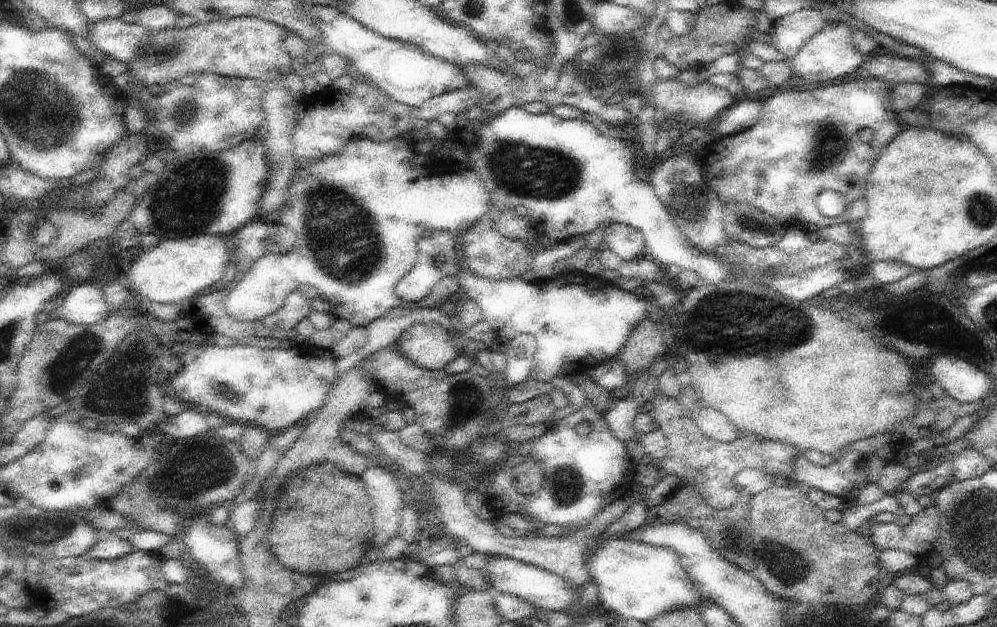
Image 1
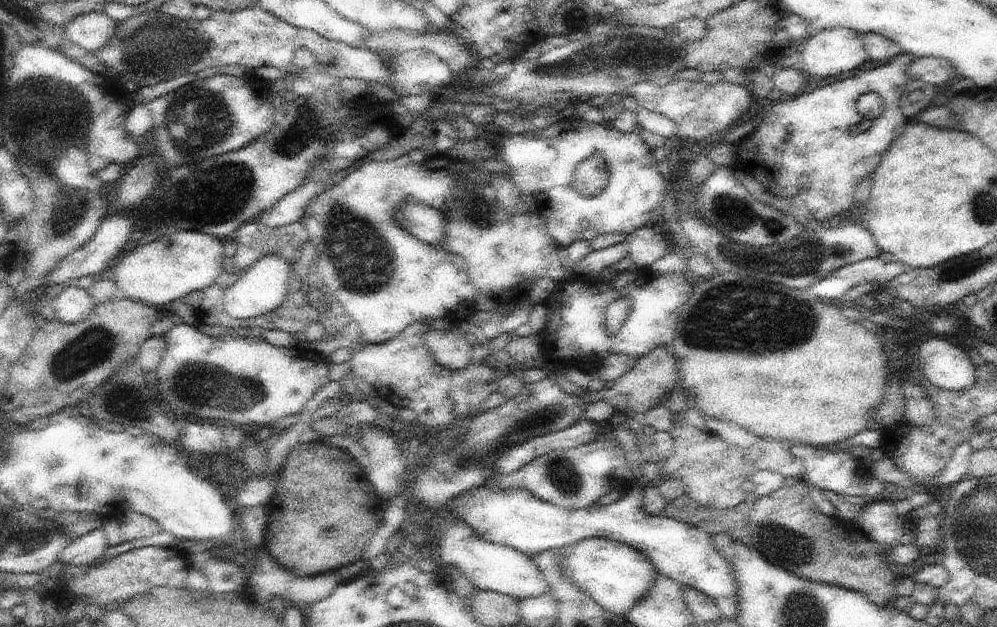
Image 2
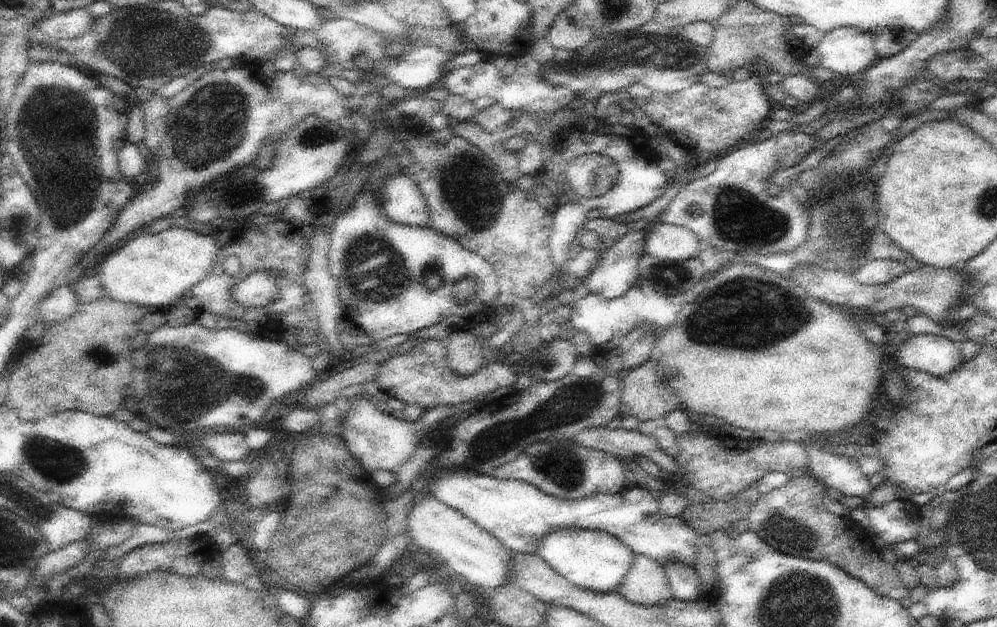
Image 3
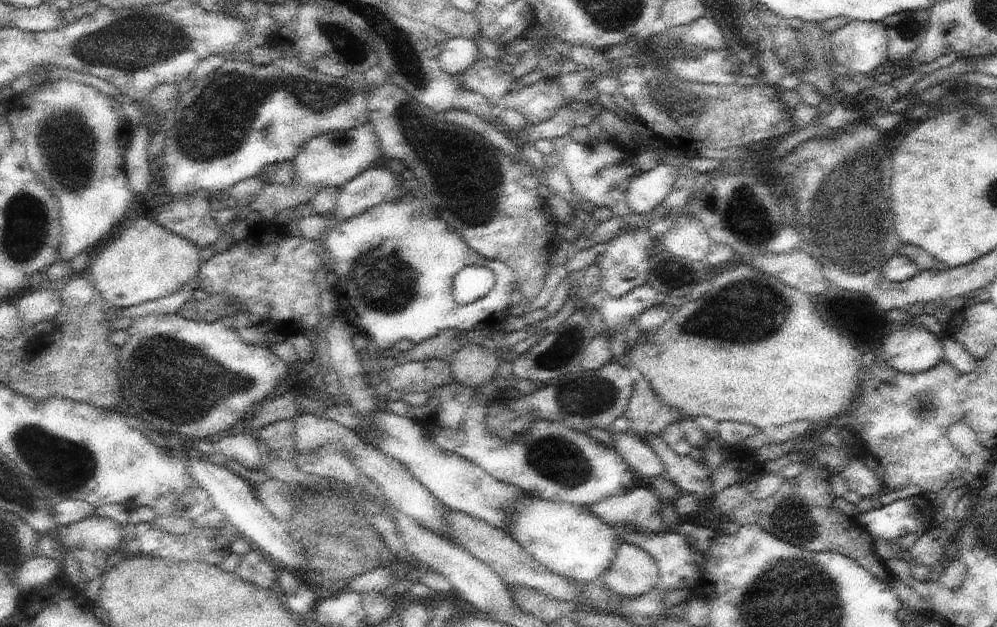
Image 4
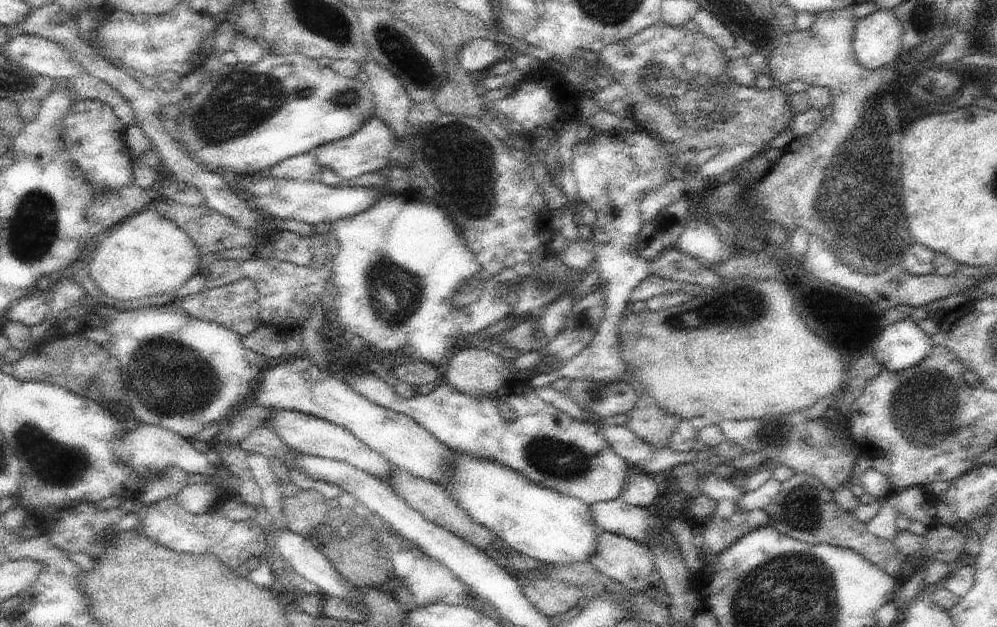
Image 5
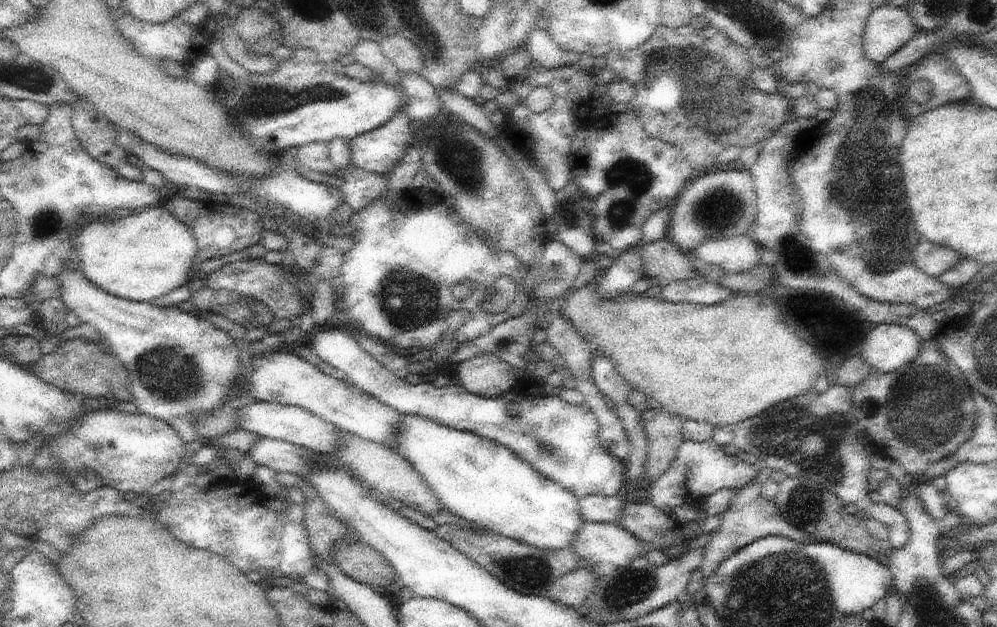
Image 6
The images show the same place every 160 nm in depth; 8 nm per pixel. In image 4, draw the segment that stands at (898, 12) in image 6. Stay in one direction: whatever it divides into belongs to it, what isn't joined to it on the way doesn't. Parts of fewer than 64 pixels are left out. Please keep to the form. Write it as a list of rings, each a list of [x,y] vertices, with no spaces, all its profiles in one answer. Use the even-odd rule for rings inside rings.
[[[851,20],[831,36],[831,51],[838,64],[867,75],[889,59],[889,40],[883,21]]]

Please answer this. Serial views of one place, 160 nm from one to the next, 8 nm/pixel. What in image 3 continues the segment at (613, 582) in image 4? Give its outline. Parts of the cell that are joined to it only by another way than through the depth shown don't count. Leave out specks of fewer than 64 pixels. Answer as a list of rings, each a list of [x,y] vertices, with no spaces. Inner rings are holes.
[[[635,553],[632,566],[617,591],[637,605],[661,605],[671,599],[663,566],[651,556]]]

